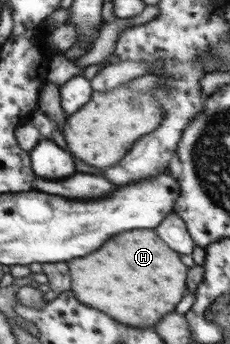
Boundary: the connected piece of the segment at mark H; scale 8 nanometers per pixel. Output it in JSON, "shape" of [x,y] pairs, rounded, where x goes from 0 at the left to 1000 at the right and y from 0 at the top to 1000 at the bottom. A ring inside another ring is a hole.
{"shape":[[[670,669],[539,674],[530,686],[496,686],[496,698],[409,733],[409,744],[291,765],[313,797],[309,843],[339,849],[339,872],[443,907],[478,907],[478,919],[565,948],[670,948],[722,913],[757,907],[817,849],[817,773]]]}

